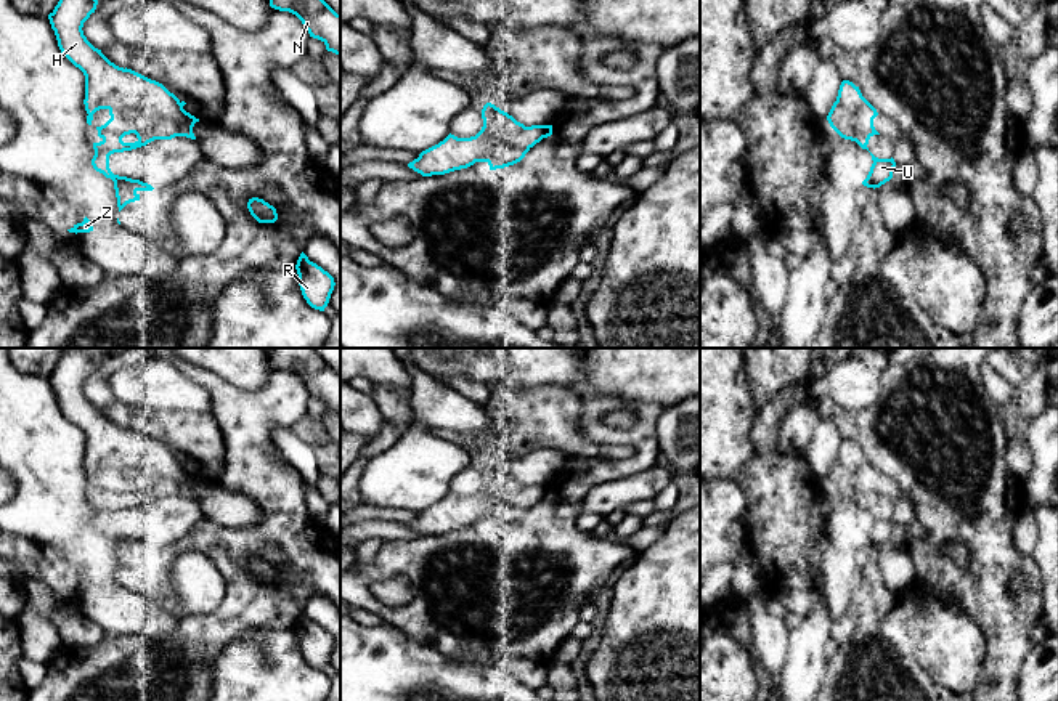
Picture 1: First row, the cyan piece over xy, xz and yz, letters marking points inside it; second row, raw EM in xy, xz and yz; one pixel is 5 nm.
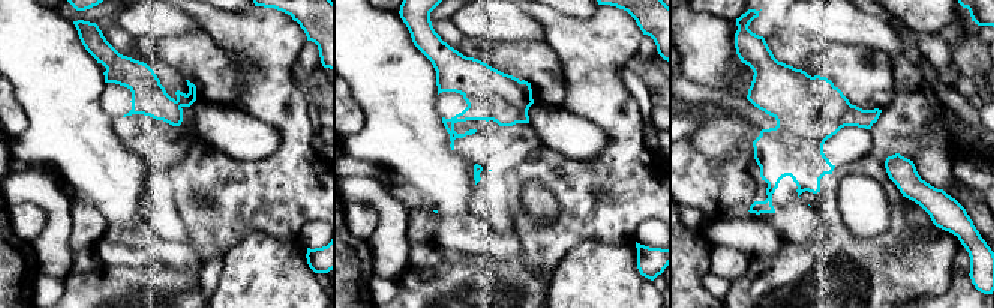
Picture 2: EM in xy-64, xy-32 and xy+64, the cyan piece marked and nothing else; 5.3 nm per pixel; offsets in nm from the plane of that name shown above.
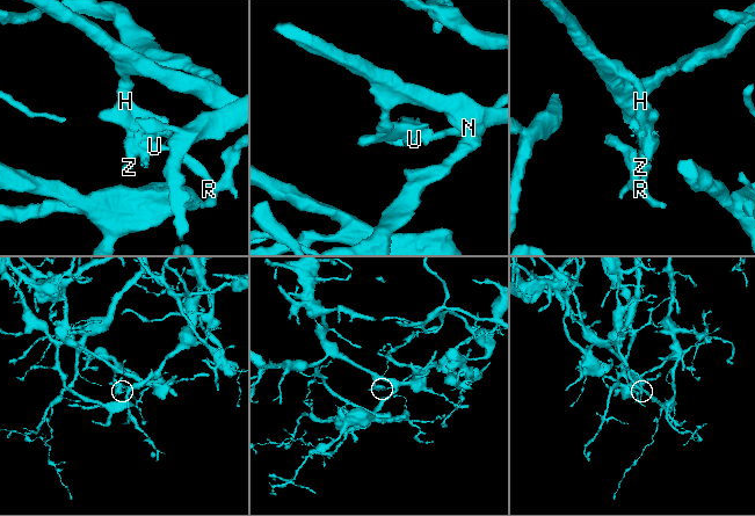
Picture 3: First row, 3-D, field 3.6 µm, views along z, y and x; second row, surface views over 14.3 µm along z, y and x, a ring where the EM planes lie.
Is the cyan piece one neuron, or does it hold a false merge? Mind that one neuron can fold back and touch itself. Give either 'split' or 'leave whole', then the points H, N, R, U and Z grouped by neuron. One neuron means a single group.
split; H N / R U Z

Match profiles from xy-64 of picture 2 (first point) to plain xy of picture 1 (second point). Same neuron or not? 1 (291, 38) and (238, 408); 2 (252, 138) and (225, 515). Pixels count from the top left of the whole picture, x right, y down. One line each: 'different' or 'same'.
1: same
2: same

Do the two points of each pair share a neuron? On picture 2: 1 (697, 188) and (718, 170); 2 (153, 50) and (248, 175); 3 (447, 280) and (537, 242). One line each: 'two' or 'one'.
1: one
2: two
3: one

